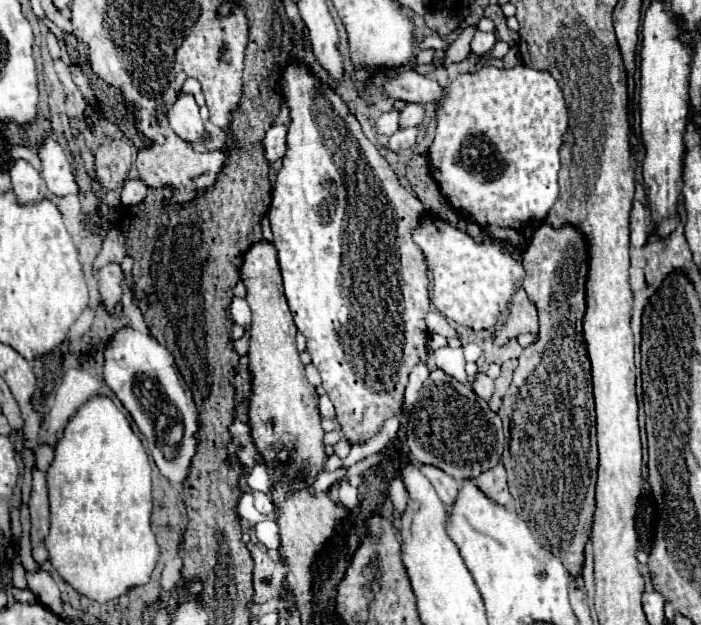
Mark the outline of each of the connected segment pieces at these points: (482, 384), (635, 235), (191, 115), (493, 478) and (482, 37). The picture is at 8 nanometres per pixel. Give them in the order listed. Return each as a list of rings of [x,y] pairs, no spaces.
[[[478,373],[474,379],[474,391],[482,399],[490,399],[494,393],[494,381],[486,373]]]
[[[634,201],[630,213],[630,245],[644,247],[648,241],[648,233],[650,233],[650,223],[646,207],[640,201]]]
[[[180,93],[174,105],[166,109],[166,117],[174,133],[184,141],[198,141],[204,133],[200,109],[192,93]]]
[[[498,463],[494,469],[482,473],[482,477],[476,479],[476,485],[494,503],[508,505],[510,491],[508,491],[508,483],[506,483],[506,469],[502,463]]]
[[[476,31],[476,33],[474,33],[474,39],[472,39],[472,43],[470,43],[470,47],[472,47],[472,53],[484,55],[484,53],[488,53],[488,51],[494,47],[494,43],[496,43],[496,35],[494,35],[494,33]]]

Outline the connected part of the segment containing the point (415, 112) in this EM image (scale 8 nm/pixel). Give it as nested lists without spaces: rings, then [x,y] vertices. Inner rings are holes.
[[[408,103],[408,105],[404,107],[404,111],[400,111],[400,121],[398,121],[398,125],[400,125],[400,129],[408,129],[408,127],[416,127],[422,119],[424,119],[424,109],[422,109],[422,105],[418,105],[418,103]]]

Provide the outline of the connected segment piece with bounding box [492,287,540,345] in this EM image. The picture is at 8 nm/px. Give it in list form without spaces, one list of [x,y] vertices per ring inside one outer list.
[[[520,287],[510,303],[510,315],[506,323],[500,329],[494,329],[492,339],[495,344],[503,345],[522,333],[538,333],[538,329],[540,329],[540,321],[538,321],[536,303],[530,301],[524,287]]]

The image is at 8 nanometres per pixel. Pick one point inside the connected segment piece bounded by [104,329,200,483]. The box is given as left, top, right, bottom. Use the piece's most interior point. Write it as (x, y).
(138, 369)

